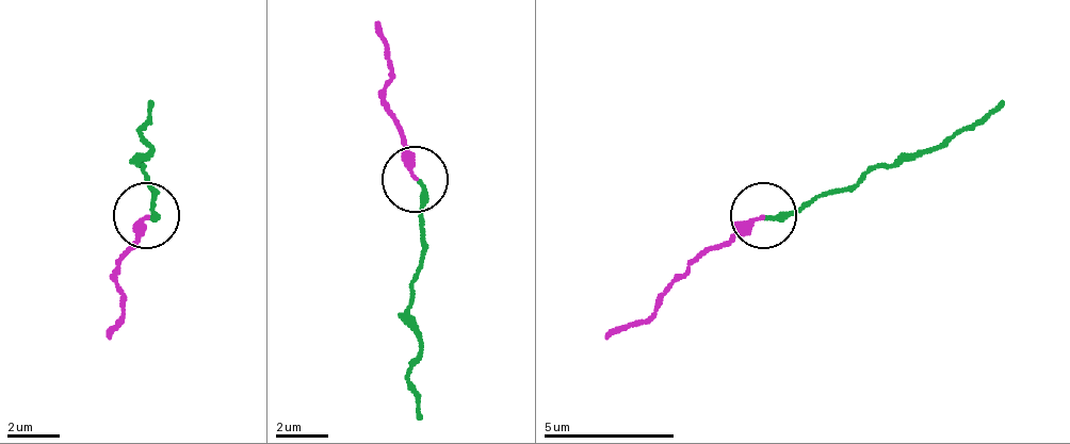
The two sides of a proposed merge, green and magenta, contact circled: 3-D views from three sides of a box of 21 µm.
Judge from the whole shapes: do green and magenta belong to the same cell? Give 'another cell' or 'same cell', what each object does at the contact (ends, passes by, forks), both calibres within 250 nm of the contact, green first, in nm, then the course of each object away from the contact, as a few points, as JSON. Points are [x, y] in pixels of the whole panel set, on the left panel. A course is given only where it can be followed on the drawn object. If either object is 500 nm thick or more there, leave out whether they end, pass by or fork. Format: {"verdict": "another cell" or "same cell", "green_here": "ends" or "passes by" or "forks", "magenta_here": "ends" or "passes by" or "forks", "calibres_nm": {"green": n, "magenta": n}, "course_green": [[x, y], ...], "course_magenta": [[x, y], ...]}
{"verdict": "same cell", "green_here": "ends", "magenta_here": "ends", "calibres_nm": {"green": 200, "magenta": 240}, "course_green": [[147, 216], [153, 216], [153, 191], [141, 164], [153, 151], [141, 131], [153, 99]], "course_magenta": [[147, 216], [115, 276], [122, 322], [108, 341]]}

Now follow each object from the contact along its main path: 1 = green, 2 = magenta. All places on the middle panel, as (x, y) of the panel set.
1: (416, 178), (422, 210), (422, 269), (409, 295), (422, 355), (409, 387), (422, 420)
2: (416, 178), (384, 99), (390, 60), (376, 20)

